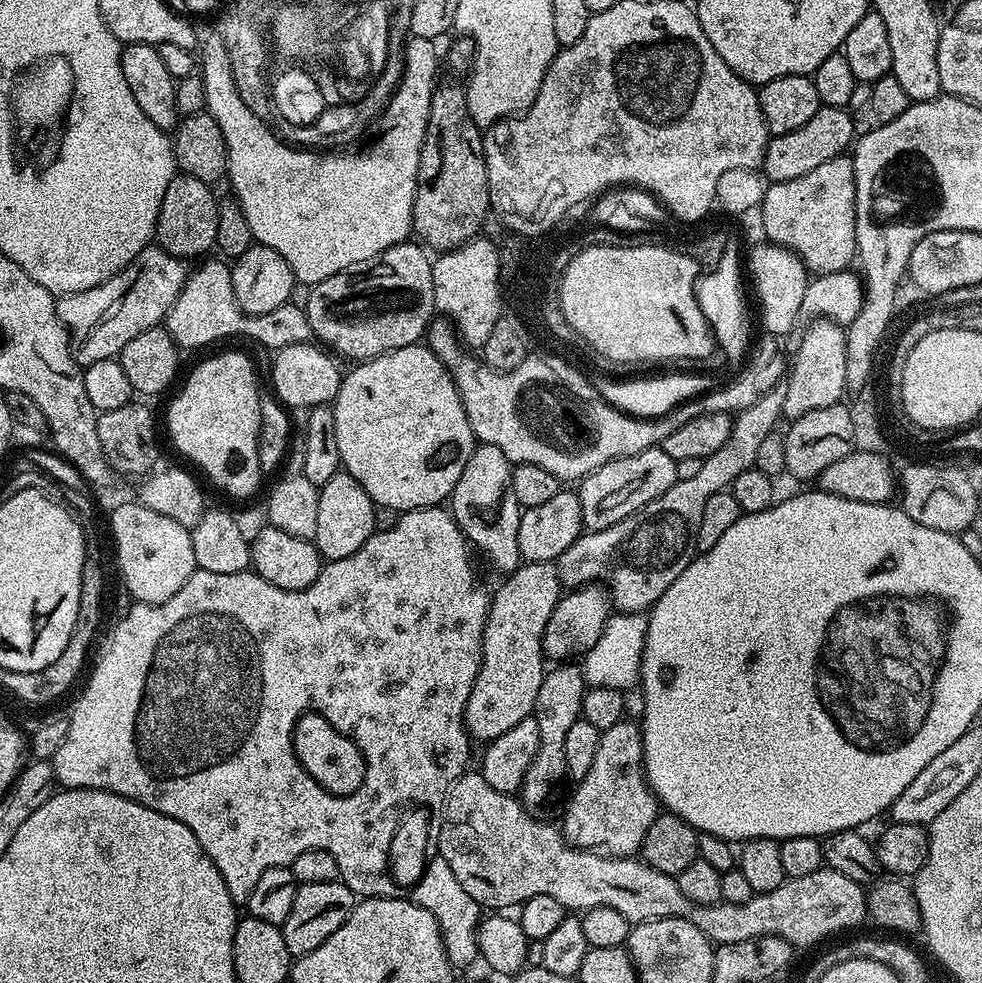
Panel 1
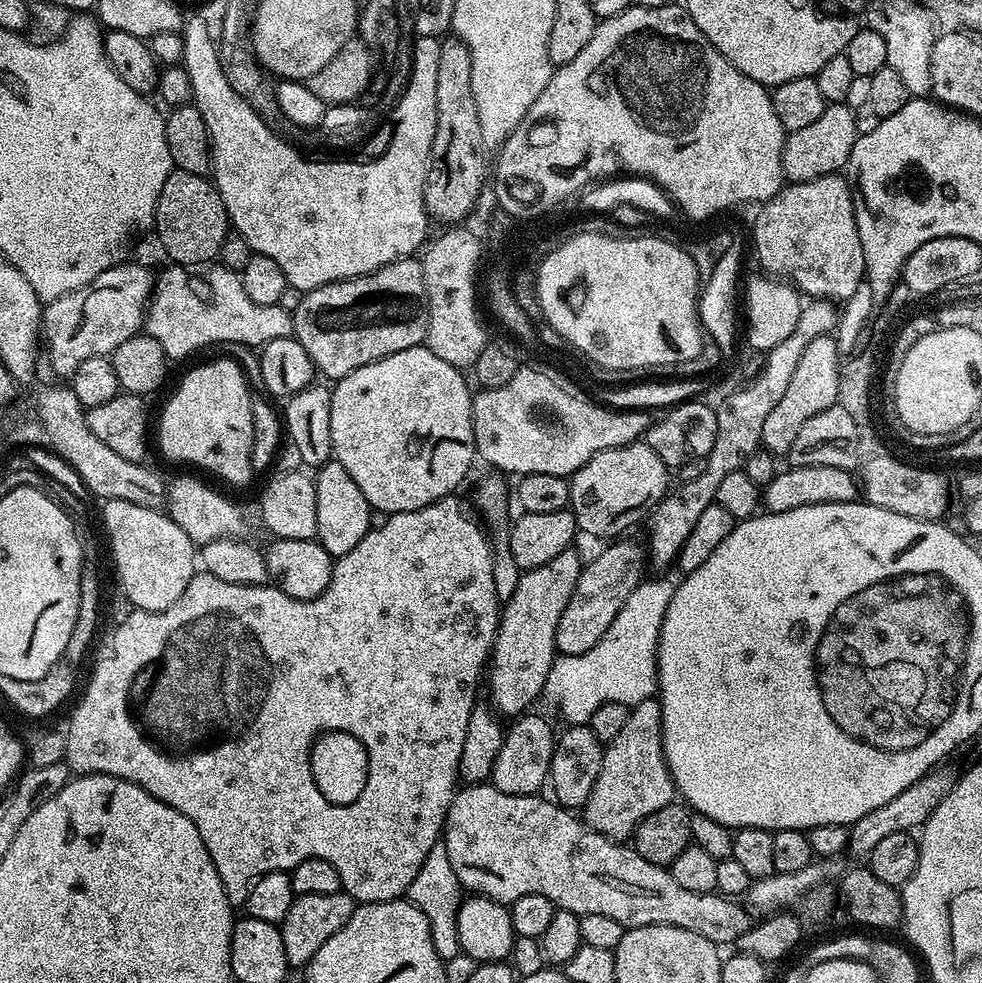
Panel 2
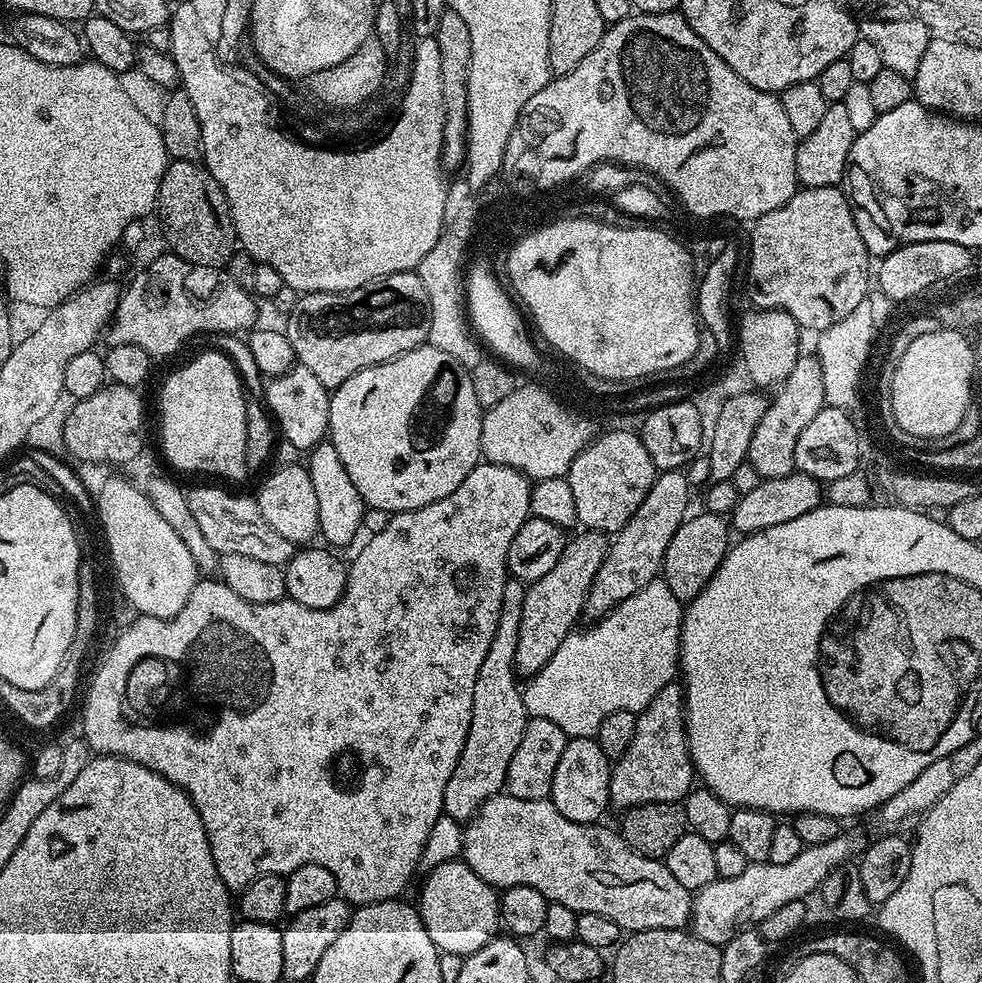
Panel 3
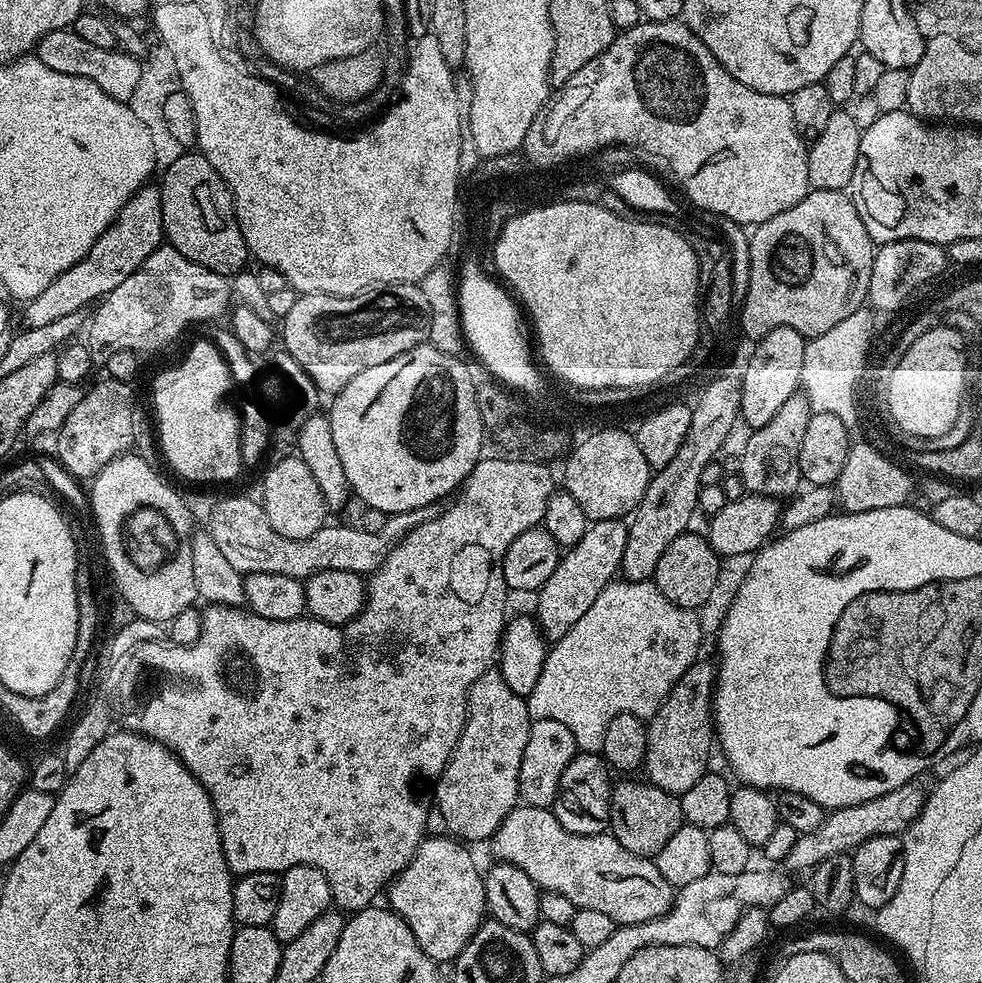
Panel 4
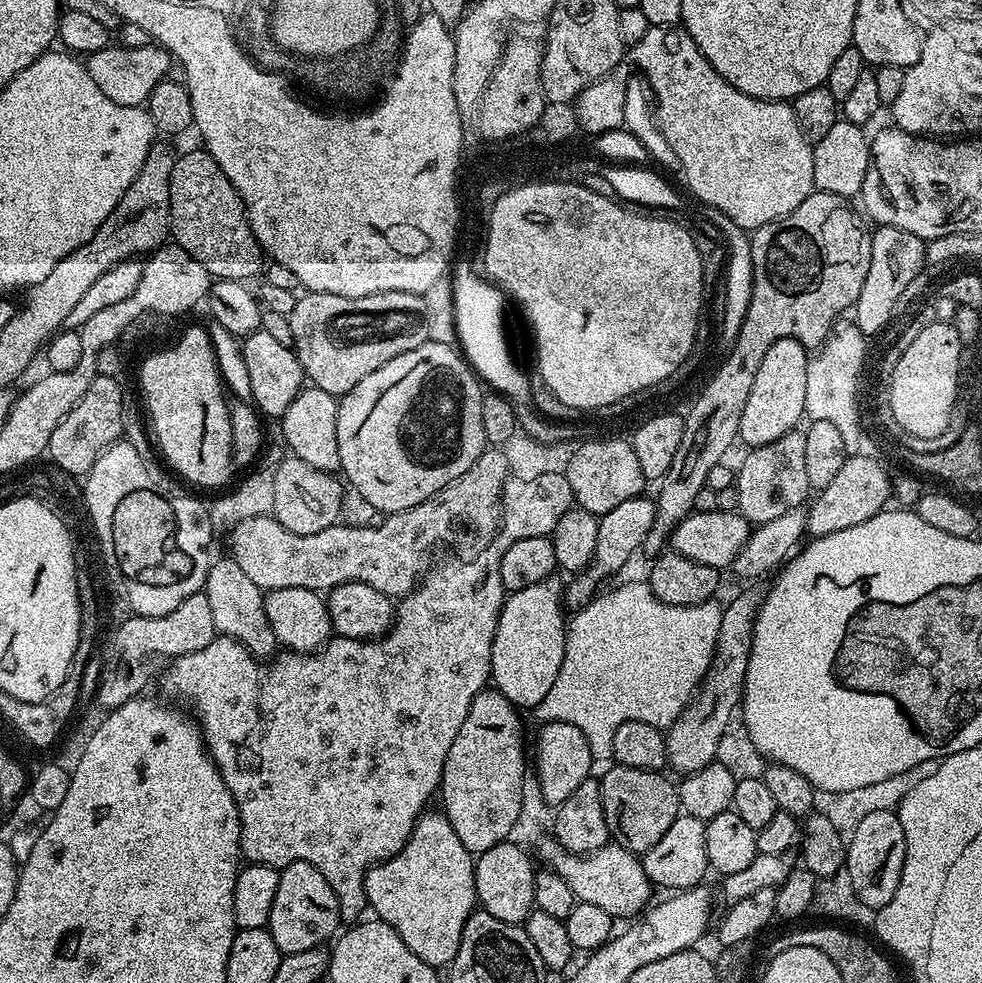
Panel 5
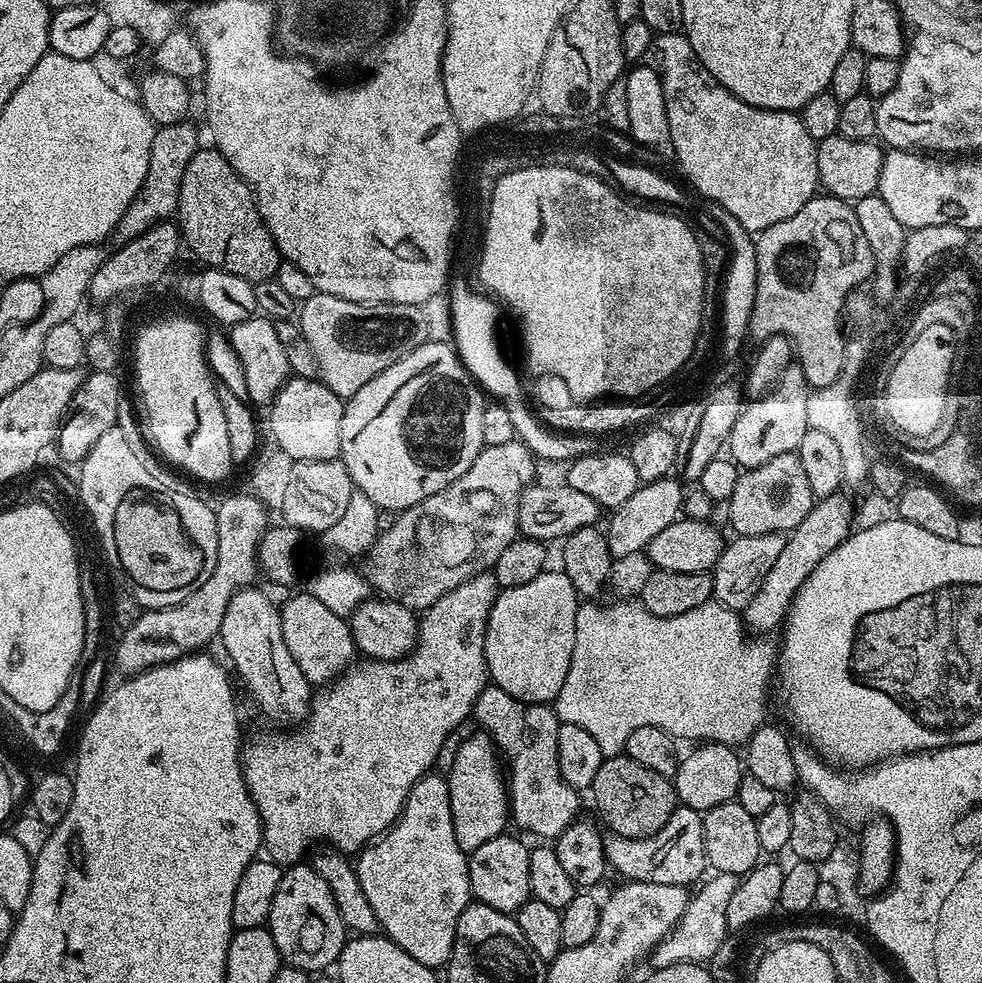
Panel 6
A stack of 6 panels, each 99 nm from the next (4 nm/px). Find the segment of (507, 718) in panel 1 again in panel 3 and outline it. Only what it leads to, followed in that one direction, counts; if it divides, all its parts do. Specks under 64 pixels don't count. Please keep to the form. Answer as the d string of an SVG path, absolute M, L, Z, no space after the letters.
M577 531L562 550L562 558L538 582L527 585L522 602L522 626L518 626L518 650L516 670L521 677L531 678L554 658L554 650L577 627L576 619L581 619L584 603L594 574L608 557L609 537L602 532Z

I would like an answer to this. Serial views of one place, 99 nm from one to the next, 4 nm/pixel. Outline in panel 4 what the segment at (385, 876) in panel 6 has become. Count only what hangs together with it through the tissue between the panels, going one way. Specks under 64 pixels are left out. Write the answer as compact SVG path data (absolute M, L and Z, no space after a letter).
M451 835L428 836L420 841L414 858L386 889L387 907L396 912L410 926L418 946L434 961L455 961L462 949L474 938L486 919L486 890L481 869L476 869L476 860L467 852L465 845Z

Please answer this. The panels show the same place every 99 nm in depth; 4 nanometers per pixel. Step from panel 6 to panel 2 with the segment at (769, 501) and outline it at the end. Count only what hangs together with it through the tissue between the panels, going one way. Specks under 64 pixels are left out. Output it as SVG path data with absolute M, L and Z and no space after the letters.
M831 335L814 338L810 346L806 346L802 358L798 358L798 367L794 370L794 378L790 378L788 389L782 393L778 406L770 410L762 426L760 442L763 451L777 458L787 457L790 446L794 446L794 437L798 435L798 430L802 430L803 424L841 399L840 355L841 349Z

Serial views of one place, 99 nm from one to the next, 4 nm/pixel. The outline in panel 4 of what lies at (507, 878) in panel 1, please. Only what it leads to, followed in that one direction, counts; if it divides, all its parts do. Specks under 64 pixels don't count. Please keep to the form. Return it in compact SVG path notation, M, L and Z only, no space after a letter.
M517 806L511 814L498 826L498 830L490 841L492 852L497 861L518 866L518 870L530 874L530 878L536 883L537 888L544 892L562 894L570 898L576 908L586 910L599 910L614 918L614 922L621 924L637 924L638 922L650 922L670 910L674 899L674 889L666 878L658 870L655 859L638 854L630 854L622 842L618 842L611 836L599 832L583 836L582 834L570 834L562 822L552 812L551 808L529 808Z

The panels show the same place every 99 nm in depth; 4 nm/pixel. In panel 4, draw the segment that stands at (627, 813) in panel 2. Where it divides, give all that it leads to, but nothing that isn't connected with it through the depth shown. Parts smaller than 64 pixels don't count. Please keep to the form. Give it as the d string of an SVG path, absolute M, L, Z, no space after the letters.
M705 658L697 659L678 678L678 682L670 690L670 694L658 706L658 710L647 721L648 737L646 738L646 758L642 769L643 775L648 783L658 786L667 792L682 793L690 790L698 778L702 778L705 772L709 771L708 759L714 752L714 721L712 719L712 694L716 691L716 669L717 665L712 664Z

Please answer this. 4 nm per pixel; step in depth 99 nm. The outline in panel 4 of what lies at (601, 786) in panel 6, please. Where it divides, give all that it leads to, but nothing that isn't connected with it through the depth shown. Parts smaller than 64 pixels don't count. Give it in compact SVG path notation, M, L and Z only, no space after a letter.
M624 778L621 782L613 783L612 797L610 798L610 834L630 854L654 858L678 834L678 830L686 821L682 814L680 797L677 793L667 792L658 786L648 783L647 779L632 780L636 778Z

